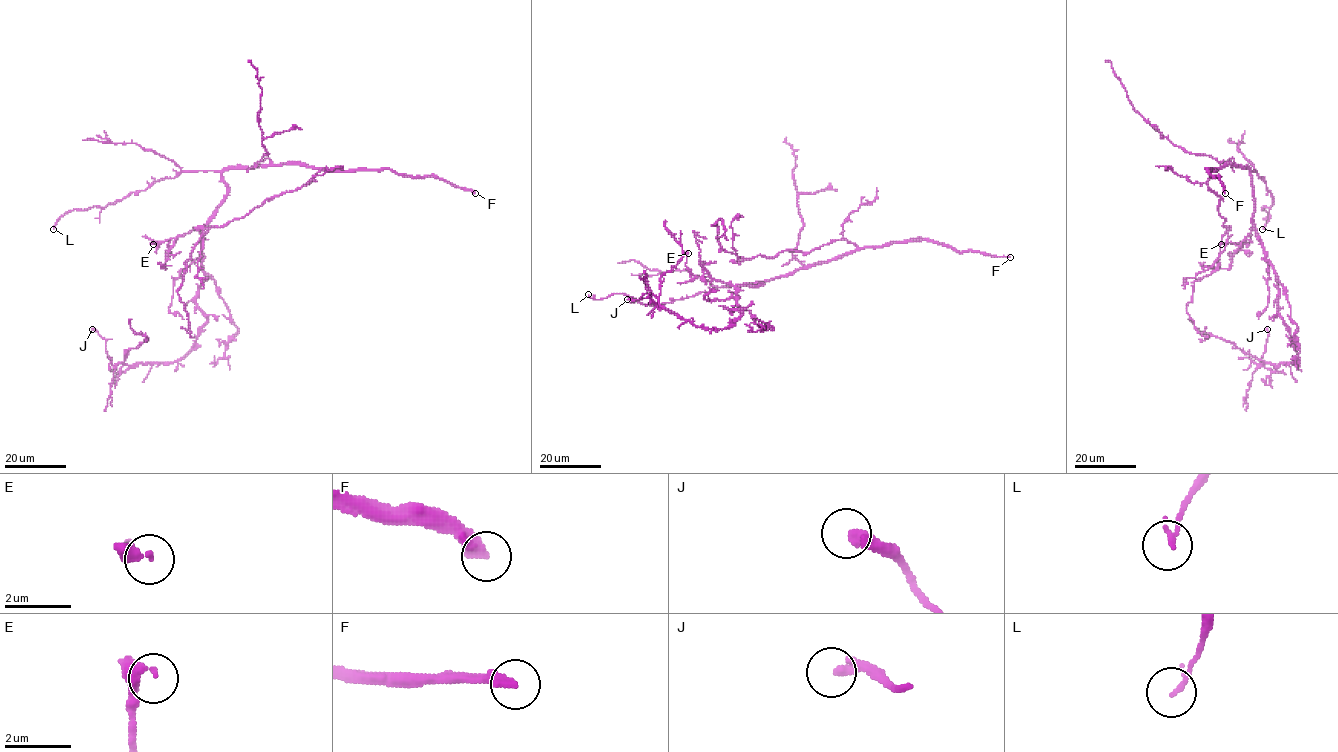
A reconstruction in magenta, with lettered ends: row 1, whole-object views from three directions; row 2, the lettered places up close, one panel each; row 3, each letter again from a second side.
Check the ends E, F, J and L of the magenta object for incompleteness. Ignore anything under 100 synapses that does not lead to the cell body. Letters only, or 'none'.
F

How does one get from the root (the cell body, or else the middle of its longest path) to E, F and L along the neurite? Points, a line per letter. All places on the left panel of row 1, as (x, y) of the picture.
E: (224, 171), (227, 196), (216, 213), (202, 227), (150, 243), (153, 244)
F: (224, 171), (286, 164), (304, 164), (328, 170), (392, 169), (411, 176), (437, 176), (475, 193)
L: (224, 171), (182, 172), (172, 178), (163, 178), (143, 191), (130, 192), (104, 207), (69, 211), (53, 229)

